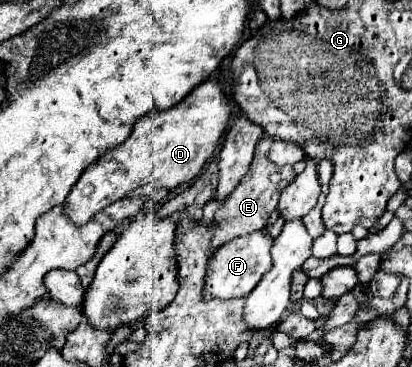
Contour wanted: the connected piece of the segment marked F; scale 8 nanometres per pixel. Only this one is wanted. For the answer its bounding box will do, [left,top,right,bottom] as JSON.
[204,232,272,300]

